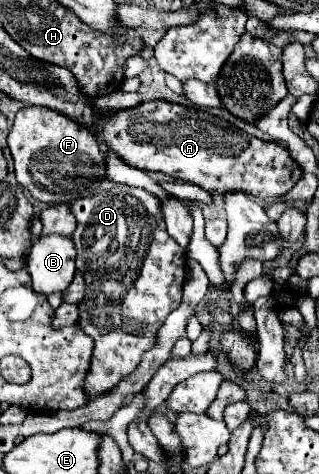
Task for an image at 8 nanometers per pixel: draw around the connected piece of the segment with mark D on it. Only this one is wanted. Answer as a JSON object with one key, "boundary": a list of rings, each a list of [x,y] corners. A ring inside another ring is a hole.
{"boundary":[[[124,186],[122,190],[126,190],[126,194],[96,194],[92,198],[78,198],[76,202],[70,202],[72,214],[78,220],[78,228],[72,234],[78,250],[76,268],[84,274],[88,290],[84,302],[80,304],[78,324],[94,338],[96,344],[86,378],[90,398],[108,392],[138,366],[144,350],[152,348],[160,322],[164,322],[164,318],[180,304],[180,290],[186,278],[186,254],[166,234],[158,198],[140,188]],[[110,274],[128,274],[128,280],[116,280]]]}

